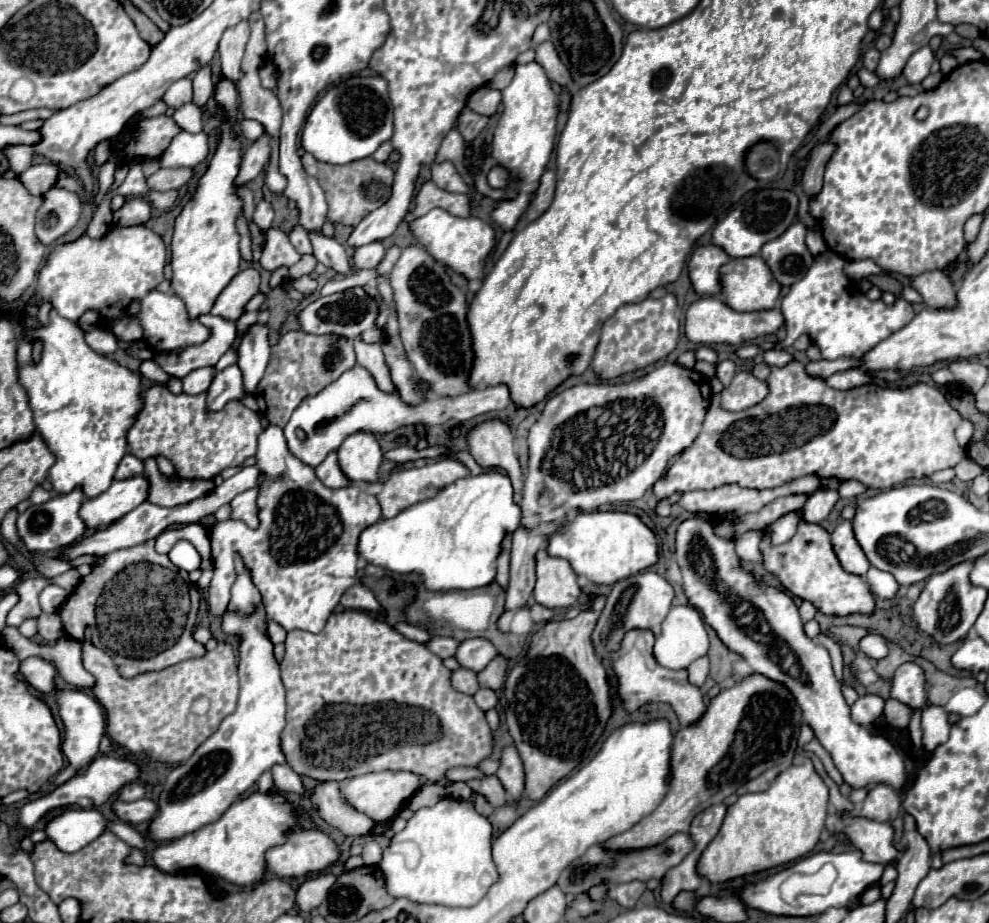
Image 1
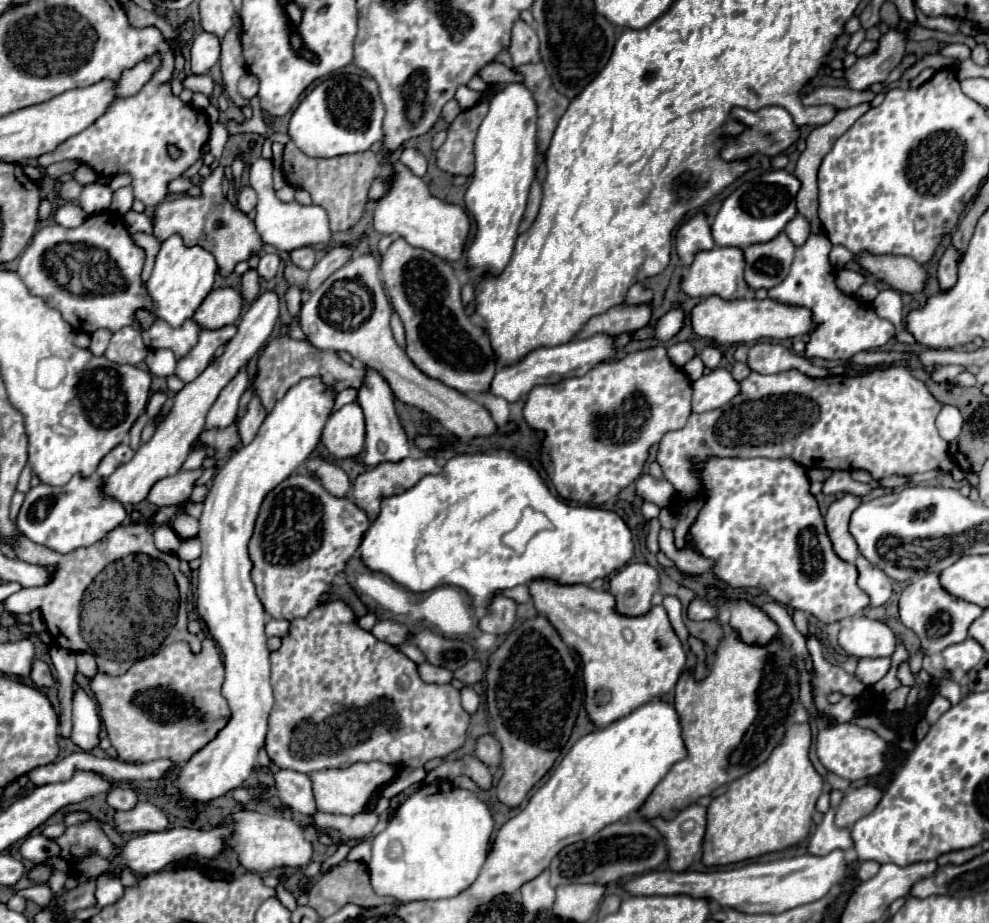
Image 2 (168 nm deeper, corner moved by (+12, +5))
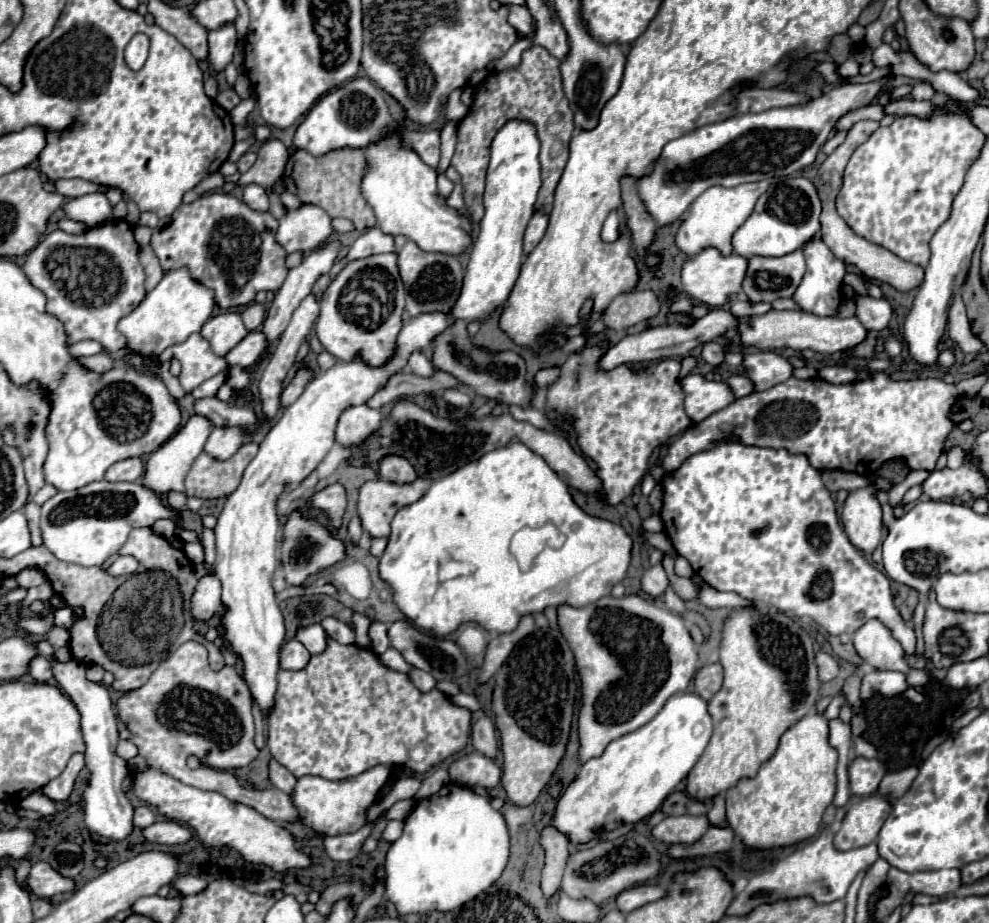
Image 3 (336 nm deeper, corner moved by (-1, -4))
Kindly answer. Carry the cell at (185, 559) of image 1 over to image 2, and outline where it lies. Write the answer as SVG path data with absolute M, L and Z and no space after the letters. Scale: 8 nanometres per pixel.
M161 524L155 530L155 544L157 544L157 548L161 548L161 552L173 552L175 554L179 544L181 544L181 538L169 528L169 524Z

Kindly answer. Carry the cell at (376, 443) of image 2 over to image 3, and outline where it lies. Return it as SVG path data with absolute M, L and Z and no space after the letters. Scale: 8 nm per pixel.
M384 457L380 461L380 479L392 483L412 483L416 479L416 471L406 457Z

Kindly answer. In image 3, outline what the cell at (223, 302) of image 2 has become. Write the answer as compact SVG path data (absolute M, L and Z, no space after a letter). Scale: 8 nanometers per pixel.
M226 311L208 319L200 335L208 339L208 343L212 345L212 351L222 357L226 355L226 351L230 351L248 335L248 329L244 327L242 315L238 311Z

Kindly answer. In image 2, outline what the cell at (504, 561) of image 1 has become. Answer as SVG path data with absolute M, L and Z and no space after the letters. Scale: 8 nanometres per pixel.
M521 586L521 588L511 588L511 590L500 590L497 594L502 594L507 596L507 598L513 598L517 604L523 604L523 602L527 602L527 600L531 598L531 594L529 594L529 588L527 588L527 586Z

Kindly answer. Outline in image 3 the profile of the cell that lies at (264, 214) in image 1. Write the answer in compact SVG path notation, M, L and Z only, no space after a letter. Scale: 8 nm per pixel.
M254 183L246 185L246 189L244 189L244 203L250 209L254 209L254 211L260 211L260 213L268 211L268 195L266 195L266 191L260 185L254 185Z

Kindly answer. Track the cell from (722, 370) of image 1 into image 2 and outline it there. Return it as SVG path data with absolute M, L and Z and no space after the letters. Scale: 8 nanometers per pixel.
M707 346L701 354L701 360L703 360L703 364L707 366L707 368L717 368L719 366L719 362L721 362L721 352L715 348L715 346Z

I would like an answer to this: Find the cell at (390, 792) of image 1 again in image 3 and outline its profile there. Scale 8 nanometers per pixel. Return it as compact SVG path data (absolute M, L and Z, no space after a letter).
M376 765L374 769L364 771L362 775L342 779L342 781L328 781L322 777L300 777L296 783L296 791L292 795L294 805L300 811L300 819L306 827L314 829L316 833L354 833L366 823L366 813L376 801L376 793L384 787L390 777L390 769L386 765Z

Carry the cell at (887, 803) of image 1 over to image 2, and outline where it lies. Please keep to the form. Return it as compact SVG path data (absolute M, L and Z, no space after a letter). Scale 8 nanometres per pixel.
M871 784L847 792L837 808L835 824L839 828L851 828L859 818L867 816L879 804L879 800L881 800L881 790Z

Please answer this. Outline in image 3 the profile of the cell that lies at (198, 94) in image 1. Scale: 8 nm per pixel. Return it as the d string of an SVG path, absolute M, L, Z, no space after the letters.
M224 25L216 31L208 33L208 63L214 71L224 71L226 65L232 61L236 49L236 29L234 25Z

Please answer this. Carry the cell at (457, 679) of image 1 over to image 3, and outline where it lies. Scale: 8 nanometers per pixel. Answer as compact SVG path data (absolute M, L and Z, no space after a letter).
M412 669L408 675L412 677L414 685L416 685L420 691L432 691L432 689L436 687L436 679L430 677L430 673L426 673L426 671L422 671L422 669Z

